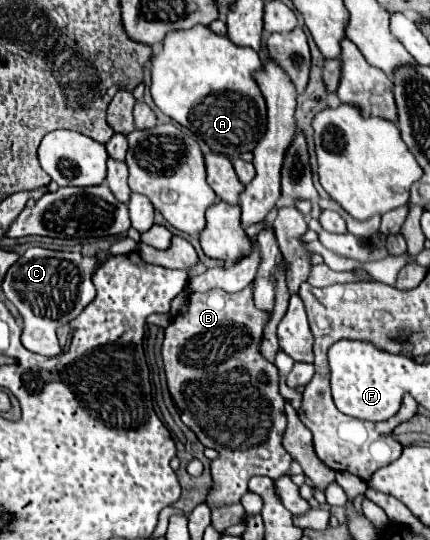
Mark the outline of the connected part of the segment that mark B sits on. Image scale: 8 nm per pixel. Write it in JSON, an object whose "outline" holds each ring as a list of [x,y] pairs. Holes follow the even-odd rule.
{"outline":[[[246,286],[246,288],[244,288],[244,290],[242,290],[242,292],[236,292],[236,294],[226,294],[226,292],[224,292],[224,290],[210,290],[210,292],[192,292],[192,294],[190,294],[190,300],[188,300],[188,312],[184,312],[184,314],[178,314],[178,316],[174,316],[174,318],[172,318],[172,322],[170,322],[170,324],[168,324],[168,326],[166,326],[166,330],[164,330],[164,342],[162,342],[162,362],[164,362],[164,372],[166,372],[166,382],[168,382],[168,390],[170,390],[170,396],[172,396],[172,400],[174,400],[174,404],[176,404],[176,408],[178,408],[178,410],[180,410],[180,418],[182,418],[182,422],[184,422],[184,424],[186,424],[186,426],[188,426],[188,428],[190,428],[190,430],[192,430],[192,432],[194,432],[194,434],[196,434],[196,436],[198,436],[198,440],[200,440],[200,442],[202,442],[202,444],[204,444],[204,446],[206,446],[206,448],[212,448],[212,450],[216,450],[216,452],[218,452],[218,458],[216,458],[216,460],[212,460],[212,464],[210,464],[210,470],[212,470],[212,480],[214,480],[214,490],[212,490],[212,492],[210,492],[210,496],[208,496],[208,498],[206,498],[206,504],[208,504],[208,506],[210,506],[210,508],[212,508],[212,506],[226,506],[226,504],[234,504],[234,502],[240,502],[240,498],[242,498],[242,494],[246,494],[246,486],[248,486],[248,480],[250,480],[250,478],[252,478],[252,476],[258,476],[258,474],[260,474],[260,476],[268,476],[268,478],[280,478],[280,476],[284,476],[284,474],[286,474],[286,472],[288,472],[288,468],[290,468],[290,464],[292,464],[292,458],[290,458],[290,454],[288,454],[288,452],[286,452],[286,450],[284,450],[284,446],[282,446],[282,434],[284,434],[284,430],[286,430],[286,416],[284,416],[284,398],[282,398],[282,396],[280,396],[280,392],[278,392],[278,368],[276,368],[276,366],[274,366],[274,364],[270,364],[270,362],[268,362],[268,360],[264,360],[264,358],[262,358],[262,354],[260,354],[260,350],[258,350],[258,348],[260,348],[260,338],[262,338],[262,328],[264,328],[264,322],[266,322],[266,318],[268,318],[268,314],[262,314],[262,310],[258,310],[258,308],[254,308],[254,304],[252,304],[252,286]],[[224,364],[230,364],[230,366],[228,366],[228,368],[224,368],[224,370],[220,370],[220,374],[218,374],[218,372],[216,372],[216,374],[214,374],[214,372],[212,372],[212,374],[210,374],[210,372],[208,372],[208,366],[214,366],[214,368],[218,368],[218,366],[224,366]]]}

